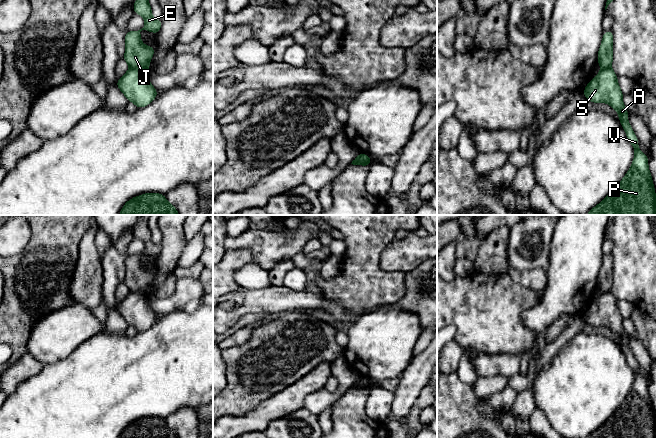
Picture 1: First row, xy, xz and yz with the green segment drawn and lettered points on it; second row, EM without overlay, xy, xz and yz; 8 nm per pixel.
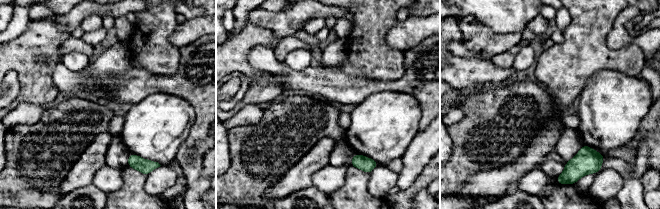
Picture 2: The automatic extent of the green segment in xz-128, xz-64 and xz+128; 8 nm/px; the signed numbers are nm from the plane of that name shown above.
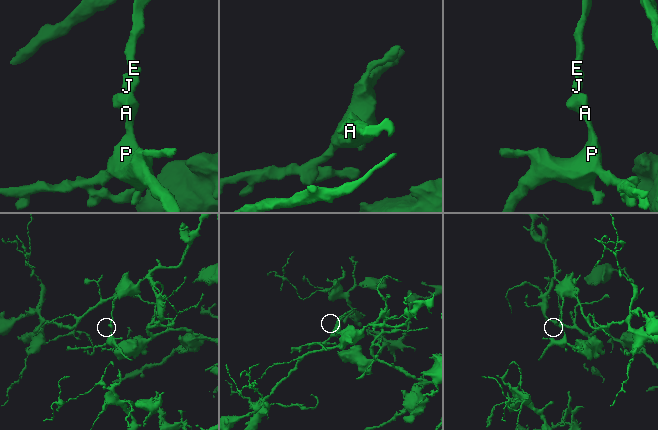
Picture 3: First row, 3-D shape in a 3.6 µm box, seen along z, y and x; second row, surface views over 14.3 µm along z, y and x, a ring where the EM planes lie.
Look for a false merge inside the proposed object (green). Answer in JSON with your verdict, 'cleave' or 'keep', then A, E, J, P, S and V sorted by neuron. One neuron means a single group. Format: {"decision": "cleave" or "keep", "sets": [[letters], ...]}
{"decision": "cleave", "sets": [["A", "P", "S", "V"], ["E", "J"]]}

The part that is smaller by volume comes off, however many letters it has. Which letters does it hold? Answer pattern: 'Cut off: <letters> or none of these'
Cut off: A, P, S, V

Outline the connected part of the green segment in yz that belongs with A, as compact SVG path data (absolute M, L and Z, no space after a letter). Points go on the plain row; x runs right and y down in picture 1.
M603 292L589 305L583 318L587 324L607 327L618 336L620 348L635 377L632 389L620 407L586 439L655 439L656 417L648 393L649 383L638 372L639 364L628 346L628 334L623 328L617 298L611 292Z

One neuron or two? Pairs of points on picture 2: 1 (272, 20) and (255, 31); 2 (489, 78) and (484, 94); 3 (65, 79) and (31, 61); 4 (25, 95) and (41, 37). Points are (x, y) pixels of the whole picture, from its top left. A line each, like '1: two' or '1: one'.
1: two
2: two
3: two
4: one

